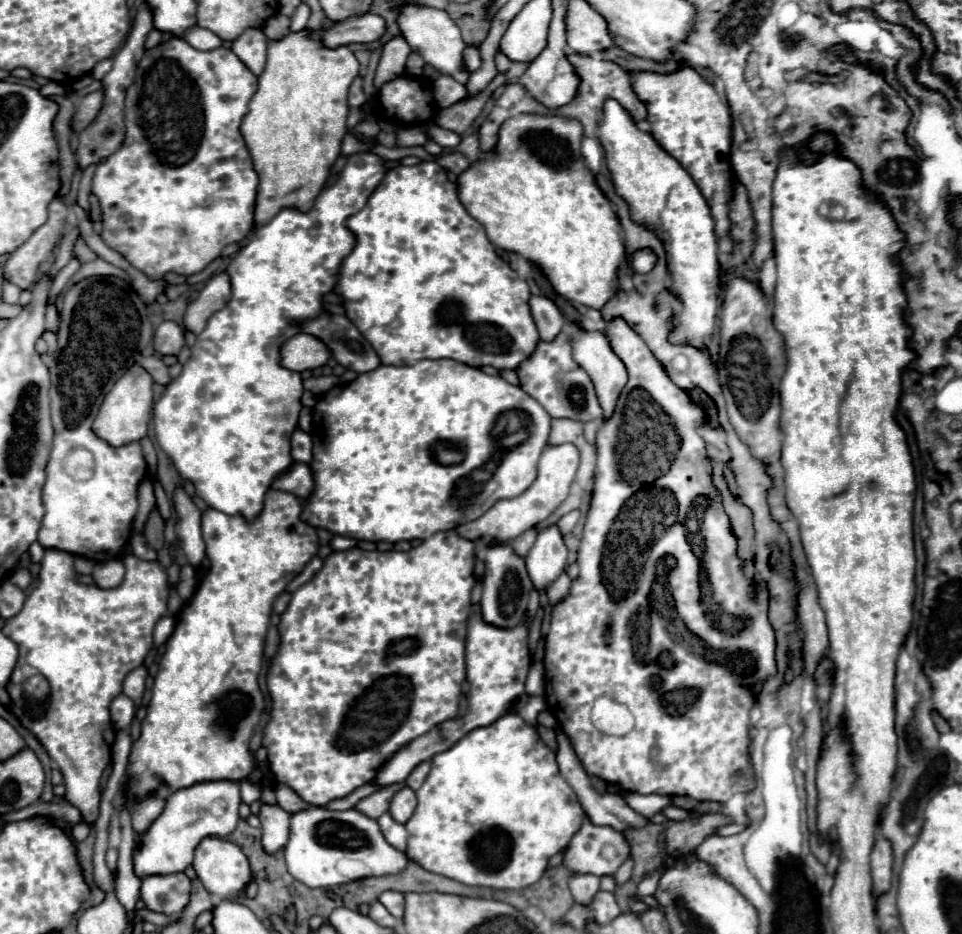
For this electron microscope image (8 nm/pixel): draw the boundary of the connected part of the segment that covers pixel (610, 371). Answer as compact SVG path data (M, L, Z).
M578 327L574 331L574 337L572 337L572 357L590 375L590 379L592 379L592 383L596 387L598 401L600 401L600 405L604 409L604 417L608 419L612 415L612 411L614 411L614 405L616 405L616 399L618 399L622 387L628 381L628 373L626 373L624 363L612 351L610 341L608 341L608 337L606 337L604 331L586 331L582 327Z

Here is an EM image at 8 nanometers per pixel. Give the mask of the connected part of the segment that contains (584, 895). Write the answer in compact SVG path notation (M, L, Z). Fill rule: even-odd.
M572 873L570 879L568 879L568 887L572 891L574 901L586 905L598 893L598 889L600 889L600 877L590 875L590 873Z

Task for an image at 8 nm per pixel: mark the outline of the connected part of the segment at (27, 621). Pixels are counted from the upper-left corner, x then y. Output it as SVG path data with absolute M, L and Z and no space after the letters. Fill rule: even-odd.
M46 549L44 553L44 559L42 559L42 569L40 569L40 577L38 577L38 585L34 587L34 591L30 593L30 597L26 599L24 603L24 609L6 621L2 633L6 637L10 637L16 645L18 645L18 651L20 651L20 657L18 657L18 663L16 663L16 669L10 677L10 683L8 683L8 693L14 701L14 715L18 719L22 719L22 723L26 725L26 729L34 733L38 737L38 741L42 741L42 745L48 749L48 753L52 751L52 759L58 763L62 775L64 775L64 785L66 785L66 799L78 807L82 811L82 817L86 823L94 823L98 813L100 813L100 797L102 797L102 791L100 791L100 779L102 779L102 773L110 761L110 749L112 749L112 743L114 743L114 727L112 727L112 721L110 721L110 701L122 693L122 681L124 681L124 675L128 675L132 669L140 667L144 663L144 657L148 655L148 651L152 649L152 631L154 631L154 625L160 617L166 615L166 603L168 603L168 579L166 579L166 571L160 567L160 563L150 563L150 561L140 561L136 557L126 557L126 575L124 575L124 581L114 587L114 589L100 589L96 585L82 585L78 583L76 579L76 571L74 571L74 557L72 553L66 553L66 551L58 551L58 549ZM24 669L36 669L40 675L44 675L50 683L50 703L48 703L48 709L44 711L42 717L34 717L34 715L28 715L28 709L26 709L26 715L24 715L24 705L22 705L22 687L20 687L20 681L26 681L24 677Z

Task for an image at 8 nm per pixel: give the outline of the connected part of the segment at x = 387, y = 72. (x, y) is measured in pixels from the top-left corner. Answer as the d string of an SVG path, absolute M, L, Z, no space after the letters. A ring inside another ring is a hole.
M404 37L390 39L382 49L382 57L380 57L378 71L376 71L376 87L382 87L382 83L386 83L386 81L402 77L404 65L406 65L406 59L410 53L412 53L412 49L404 41Z

